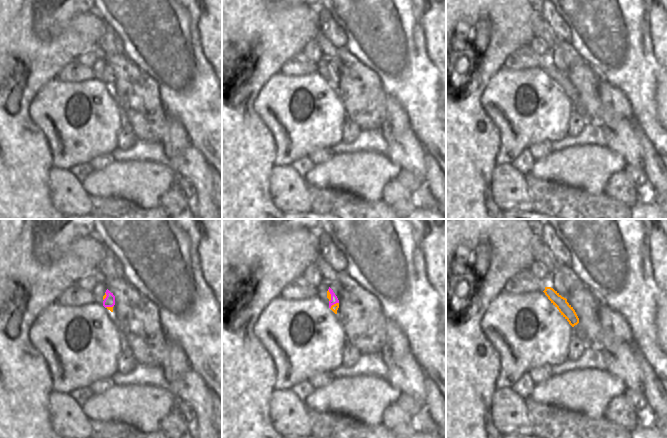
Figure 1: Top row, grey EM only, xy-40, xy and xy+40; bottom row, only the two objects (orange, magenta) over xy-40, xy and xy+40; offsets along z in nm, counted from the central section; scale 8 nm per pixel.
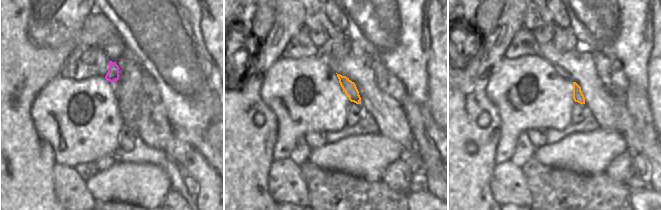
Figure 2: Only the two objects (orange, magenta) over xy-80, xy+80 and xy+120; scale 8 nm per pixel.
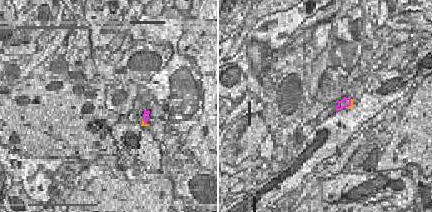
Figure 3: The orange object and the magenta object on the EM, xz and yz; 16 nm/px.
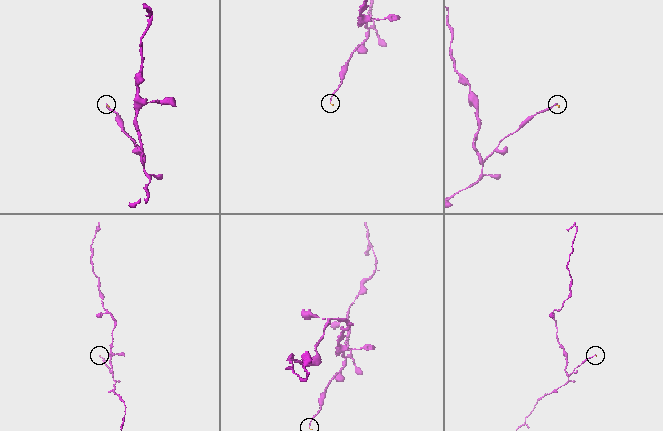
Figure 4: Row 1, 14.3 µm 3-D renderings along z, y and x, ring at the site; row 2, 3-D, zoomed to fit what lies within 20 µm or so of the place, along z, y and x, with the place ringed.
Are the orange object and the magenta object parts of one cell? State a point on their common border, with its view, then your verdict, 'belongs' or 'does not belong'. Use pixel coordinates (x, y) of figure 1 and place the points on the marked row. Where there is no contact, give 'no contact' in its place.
contact xy (334, 304); does not belong

